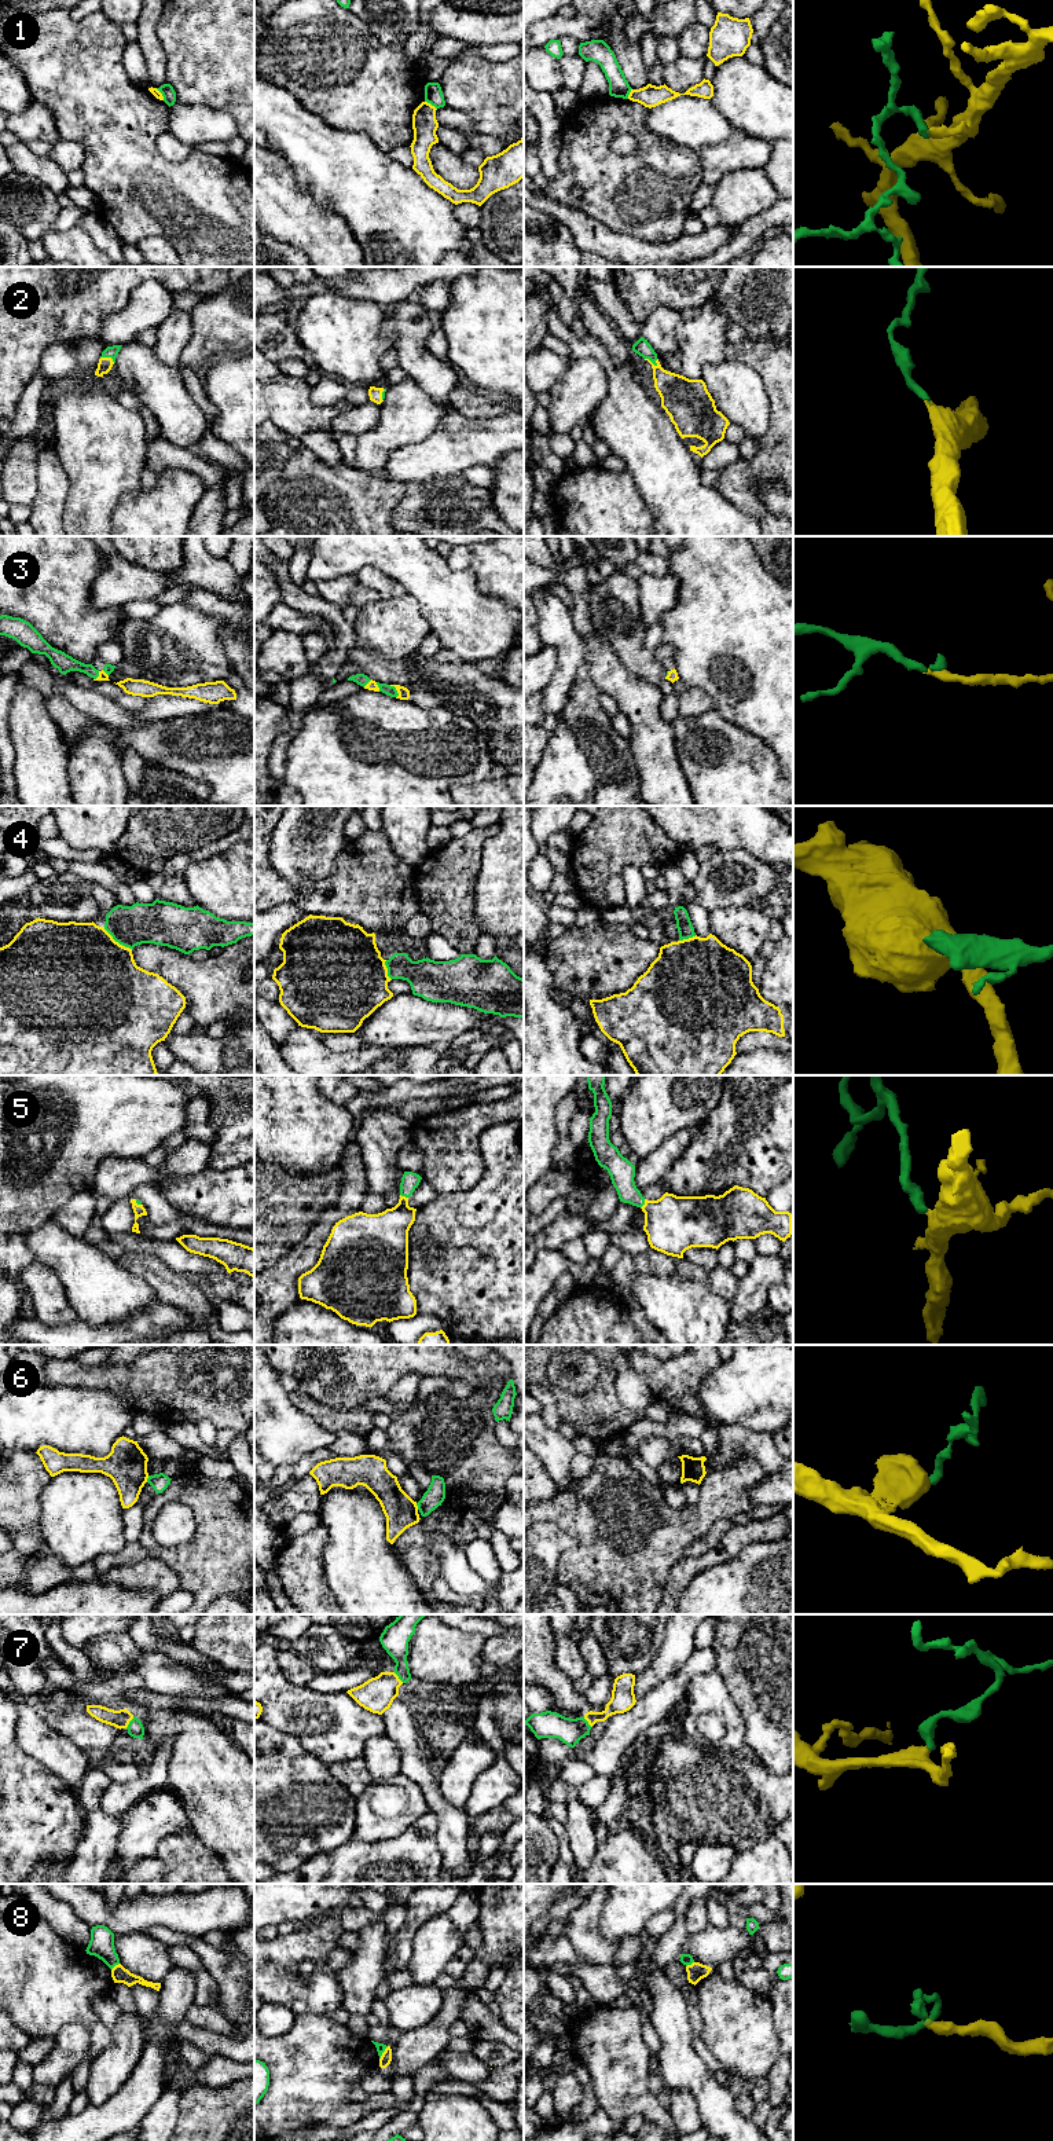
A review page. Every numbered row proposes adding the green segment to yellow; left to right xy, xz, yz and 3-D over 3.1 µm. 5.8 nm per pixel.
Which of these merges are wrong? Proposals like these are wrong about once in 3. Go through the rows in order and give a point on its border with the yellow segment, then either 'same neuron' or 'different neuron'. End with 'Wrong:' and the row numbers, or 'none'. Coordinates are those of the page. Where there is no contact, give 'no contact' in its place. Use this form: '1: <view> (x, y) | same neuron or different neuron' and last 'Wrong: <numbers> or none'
1: xz (429, 103) | different neuron
2: yz (650, 362) | same neuron
3: xz (396, 689) | same neuron
4: xy (117, 942) | same neuron
5: yz (645, 1203) | same neuron
6: xy (147, 1477) | different neuron
7: xy (129, 1720) | same neuron
8: xz (382, 2053) | different neuron
Wrong: 1, 6, 8

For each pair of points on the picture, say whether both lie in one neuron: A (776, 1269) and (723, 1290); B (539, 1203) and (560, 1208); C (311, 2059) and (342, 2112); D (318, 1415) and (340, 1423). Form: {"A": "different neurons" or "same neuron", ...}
{"A": "different neurons", "B": "different neurons", "C": "different neurons", "D": "same neuron"}

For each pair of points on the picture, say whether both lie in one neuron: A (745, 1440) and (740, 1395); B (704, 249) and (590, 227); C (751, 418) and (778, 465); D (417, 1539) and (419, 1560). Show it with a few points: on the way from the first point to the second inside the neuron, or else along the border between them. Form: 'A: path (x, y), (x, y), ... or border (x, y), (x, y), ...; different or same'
A: border (714, 1426), (741, 1425), (771, 1436); different
B: path (675, 252), (634, 252), (617, 248); same
C: border (770, 404), (770, 425), (755, 442); different
D: path (417, 1544), (417, 1554); same

